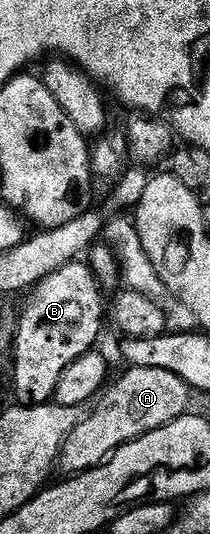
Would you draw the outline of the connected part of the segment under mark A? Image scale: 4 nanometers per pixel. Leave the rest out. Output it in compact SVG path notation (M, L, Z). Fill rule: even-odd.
M128 366L125 371L127 372L123 377L115 385L113 383L94 404L95 412L92 415L84 414L67 439L57 464L58 470L64 471L64 476L70 477L79 475L82 471L92 471L93 468L107 462L120 447L141 438L142 435L153 433L153 429L169 425L169 421L192 410L192 387L177 373L171 373L166 369L132 366Z

